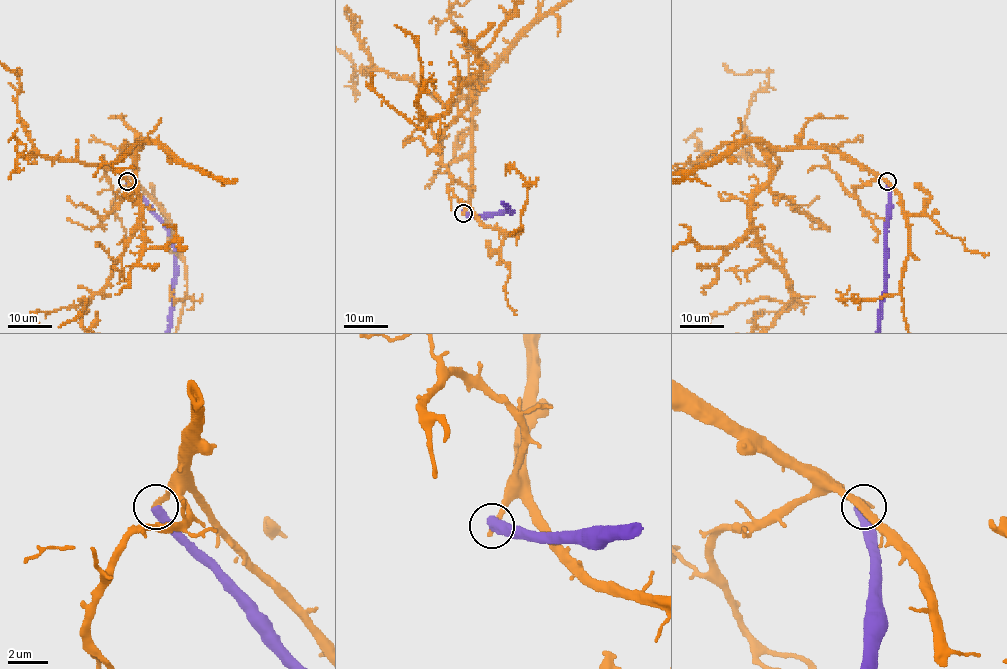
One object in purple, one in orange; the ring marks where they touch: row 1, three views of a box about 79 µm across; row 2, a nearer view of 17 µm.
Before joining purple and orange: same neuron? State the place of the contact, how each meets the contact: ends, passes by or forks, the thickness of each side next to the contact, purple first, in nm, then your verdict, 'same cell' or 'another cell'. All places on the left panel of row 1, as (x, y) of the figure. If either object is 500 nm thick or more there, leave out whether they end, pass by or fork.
place (127, 181); calibres 500 and 280 nm; another cell

